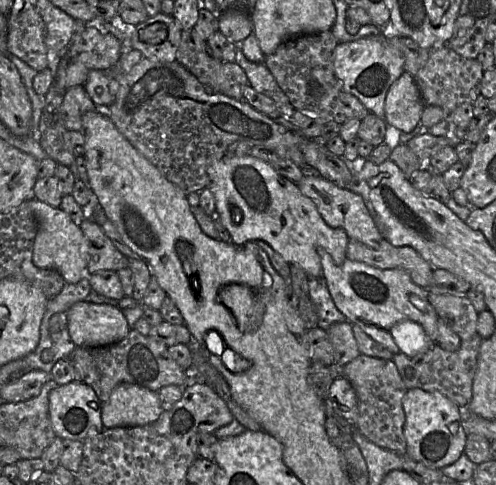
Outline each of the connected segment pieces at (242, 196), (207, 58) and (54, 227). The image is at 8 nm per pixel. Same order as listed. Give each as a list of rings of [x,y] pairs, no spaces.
[[[253,156],[224,157],[209,168],[209,189],[215,197],[216,219],[229,231],[232,242],[242,245],[253,240],[268,243],[289,264],[301,267],[309,277],[323,278],[319,252],[326,250],[336,265],[347,259],[349,237],[342,228],[330,227],[315,203],[304,195],[297,183],[281,176],[270,164]]]
[[[194,28],[181,31],[176,60],[203,85],[208,85],[218,93],[243,100],[242,87],[249,84],[243,68],[235,62],[215,58],[207,41]]]
[[[33,197],[29,200],[30,208],[38,222],[38,232],[34,241],[33,263],[41,269],[51,269],[60,273],[66,283],[78,283],[87,277],[88,252],[87,242],[79,225],[59,207],[53,207]]]

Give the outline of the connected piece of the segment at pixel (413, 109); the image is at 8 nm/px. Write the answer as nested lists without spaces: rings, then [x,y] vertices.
[[[403,71],[386,95],[385,121],[403,132],[410,132],[420,123],[424,107],[414,76]]]

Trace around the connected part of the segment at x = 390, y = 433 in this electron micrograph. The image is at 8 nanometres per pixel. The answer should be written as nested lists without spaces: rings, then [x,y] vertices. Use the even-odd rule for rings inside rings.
[[[360,354],[344,366],[344,377],[349,380],[357,395],[356,428],[373,444],[398,454],[405,453],[403,398],[408,389],[394,361]]]

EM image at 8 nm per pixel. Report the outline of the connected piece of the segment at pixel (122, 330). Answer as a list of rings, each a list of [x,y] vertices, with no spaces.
[[[79,301],[66,312],[67,328],[77,347],[108,346],[123,340],[130,328],[121,309]]]

